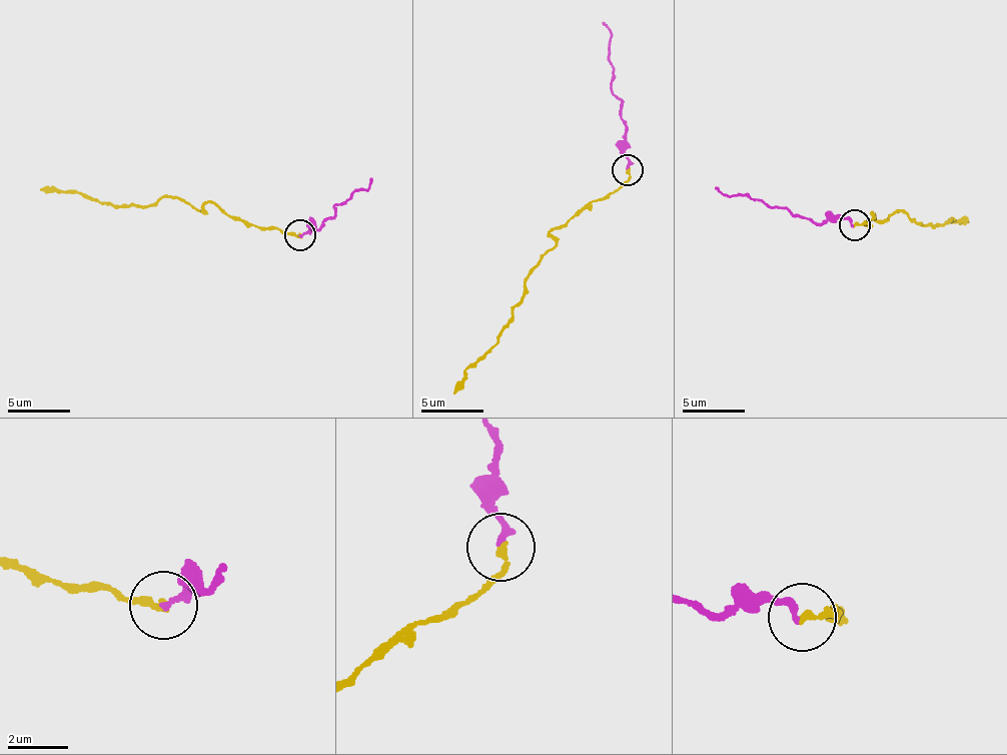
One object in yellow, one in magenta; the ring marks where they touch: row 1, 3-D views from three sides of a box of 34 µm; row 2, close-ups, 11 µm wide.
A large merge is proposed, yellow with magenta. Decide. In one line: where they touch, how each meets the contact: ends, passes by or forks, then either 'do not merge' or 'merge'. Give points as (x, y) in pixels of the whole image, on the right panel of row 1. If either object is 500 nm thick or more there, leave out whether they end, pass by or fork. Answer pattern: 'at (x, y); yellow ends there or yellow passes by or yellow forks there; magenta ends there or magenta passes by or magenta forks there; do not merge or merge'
at (854, 224); yellow ends there; magenta ends there; merge

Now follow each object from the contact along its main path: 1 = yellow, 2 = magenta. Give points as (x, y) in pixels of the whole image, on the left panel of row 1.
1: (298, 234), (258, 228), (208, 204), (202, 211), (172, 196), (117, 208), (60, 189), (52, 193), (39, 188)
2: (298, 234), (311, 227), (324, 227), (333, 206), (369, 187), (369, 178)

